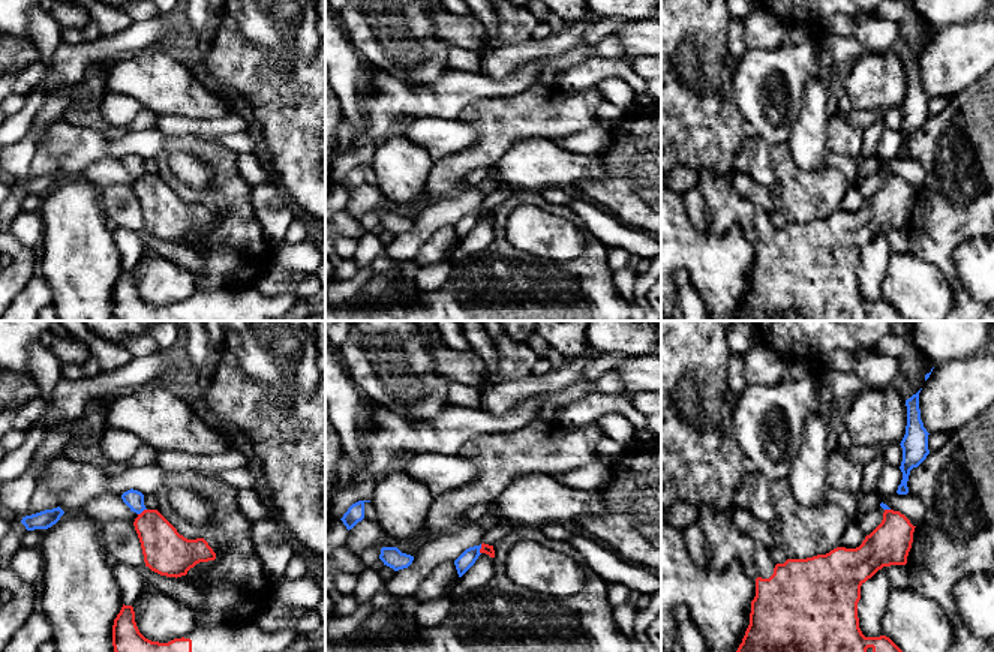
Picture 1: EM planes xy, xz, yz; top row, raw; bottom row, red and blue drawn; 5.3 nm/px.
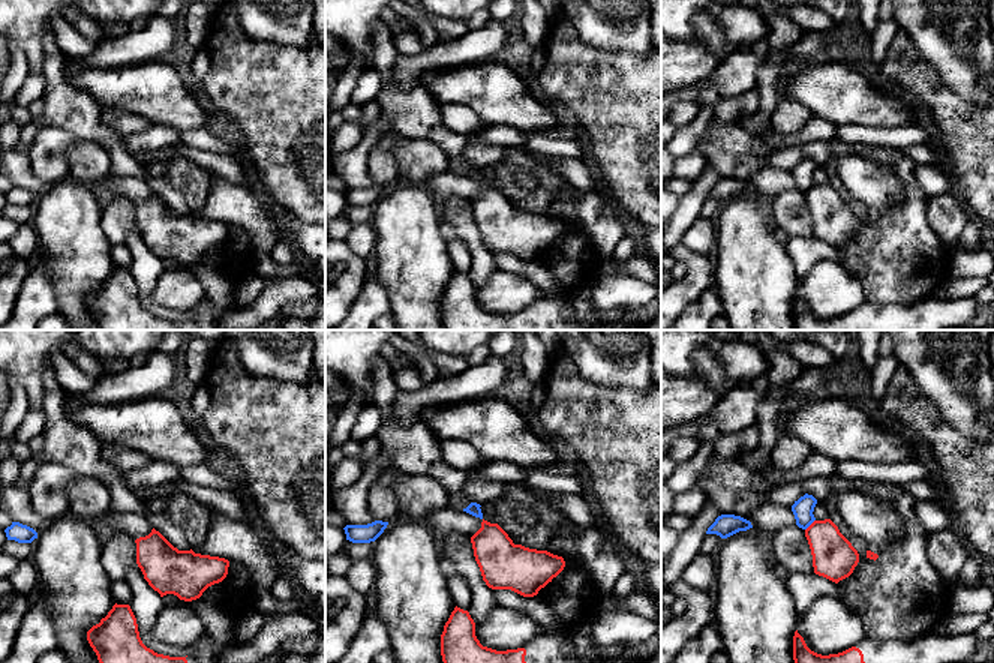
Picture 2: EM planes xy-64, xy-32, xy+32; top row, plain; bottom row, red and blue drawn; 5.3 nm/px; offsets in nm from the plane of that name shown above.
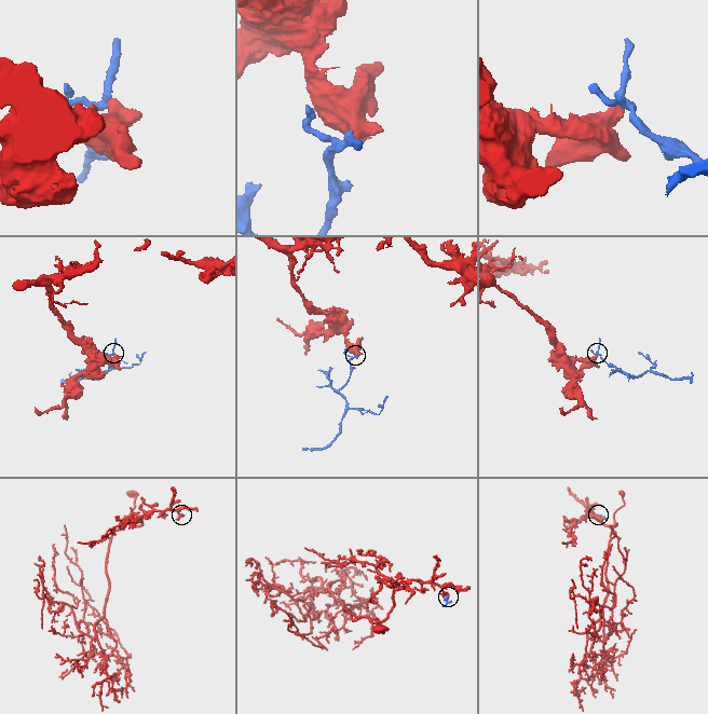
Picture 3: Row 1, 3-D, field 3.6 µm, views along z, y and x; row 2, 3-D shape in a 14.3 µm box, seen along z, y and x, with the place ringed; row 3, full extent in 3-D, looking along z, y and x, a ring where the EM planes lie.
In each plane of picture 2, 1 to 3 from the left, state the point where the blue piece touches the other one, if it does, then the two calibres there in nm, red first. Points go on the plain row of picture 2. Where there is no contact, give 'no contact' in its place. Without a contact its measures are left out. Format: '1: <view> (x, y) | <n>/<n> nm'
1: no contact
2: no contact
3: xy+32 (810, 189) | 240/120 nm

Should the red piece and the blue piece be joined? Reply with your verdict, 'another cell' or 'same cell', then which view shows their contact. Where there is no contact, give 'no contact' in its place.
another cell; meets red in xz

